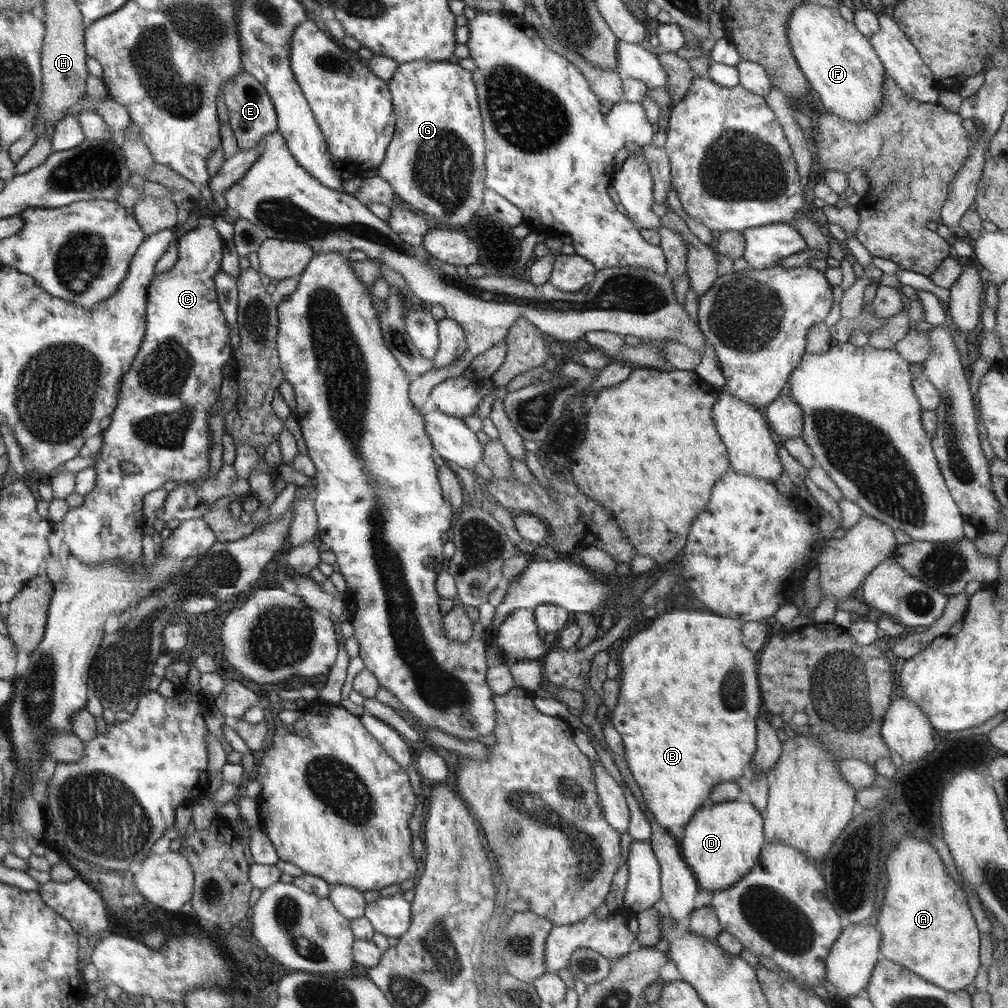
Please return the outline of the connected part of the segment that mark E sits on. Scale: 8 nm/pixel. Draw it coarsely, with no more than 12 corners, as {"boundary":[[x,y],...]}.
{"boundary":[[246,71],[224,86],[239,151],[278,129],[265,86]]}

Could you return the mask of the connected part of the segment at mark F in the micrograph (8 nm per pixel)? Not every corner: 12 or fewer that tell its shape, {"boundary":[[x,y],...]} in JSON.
{"boundary":[[804,1],[791,52],[824,110],[882,106],[885,68],[854,23]]}

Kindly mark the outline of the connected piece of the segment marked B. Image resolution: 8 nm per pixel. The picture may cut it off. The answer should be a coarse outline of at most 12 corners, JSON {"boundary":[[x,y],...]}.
{"boundary":[[660,614],[605,720],[647,809],[686,826],[756,750],[743,622]]}

